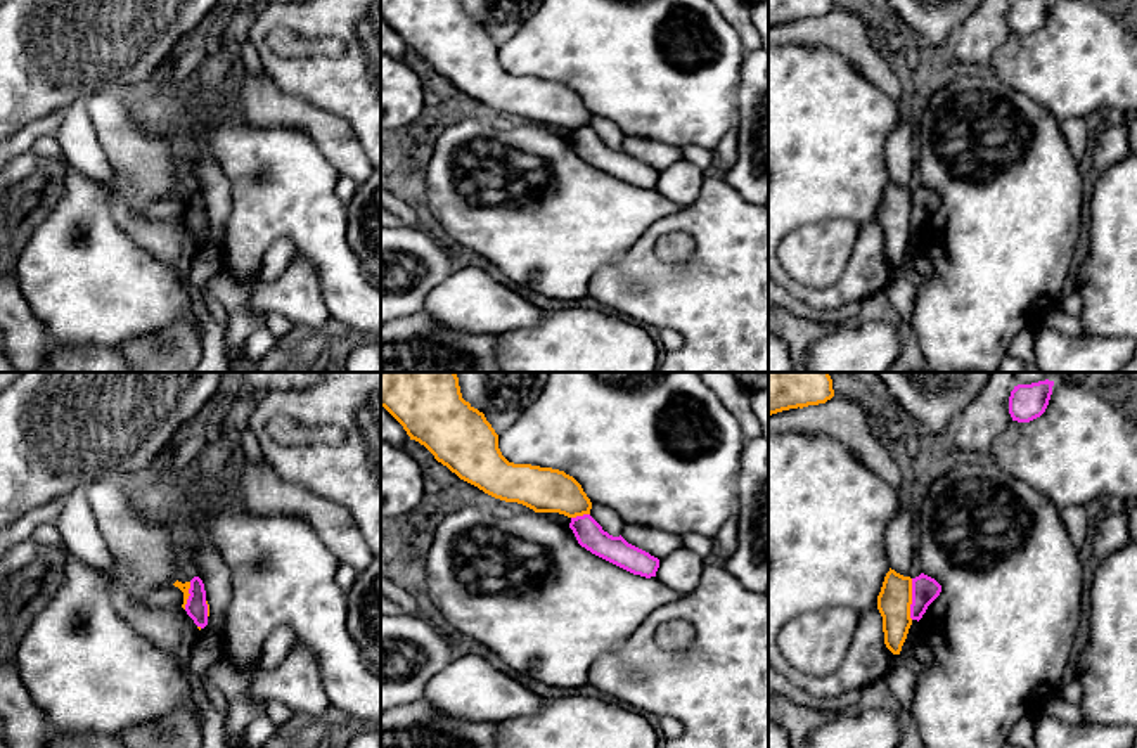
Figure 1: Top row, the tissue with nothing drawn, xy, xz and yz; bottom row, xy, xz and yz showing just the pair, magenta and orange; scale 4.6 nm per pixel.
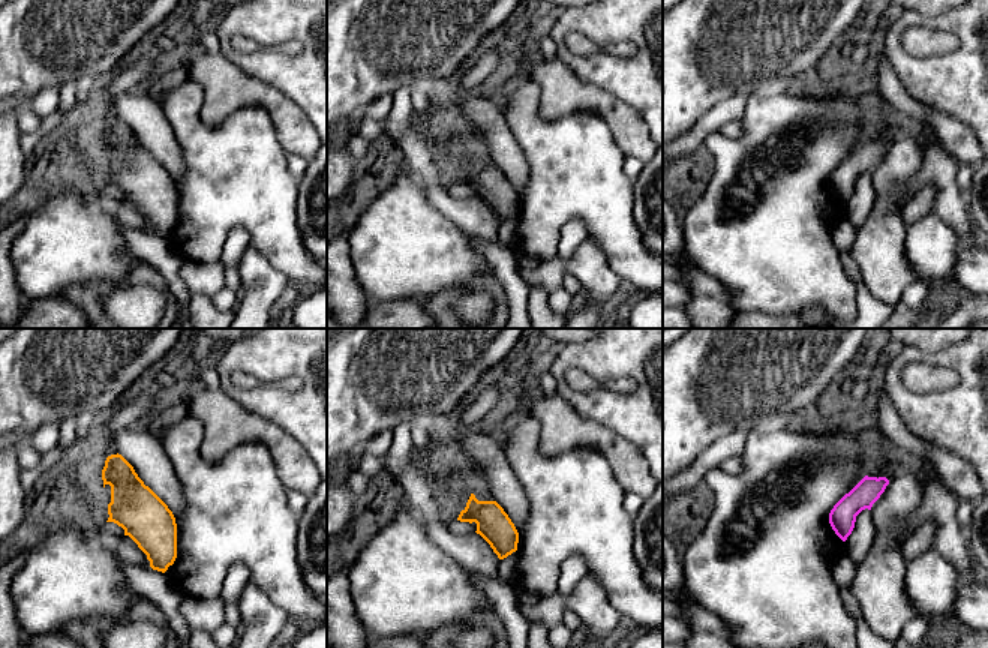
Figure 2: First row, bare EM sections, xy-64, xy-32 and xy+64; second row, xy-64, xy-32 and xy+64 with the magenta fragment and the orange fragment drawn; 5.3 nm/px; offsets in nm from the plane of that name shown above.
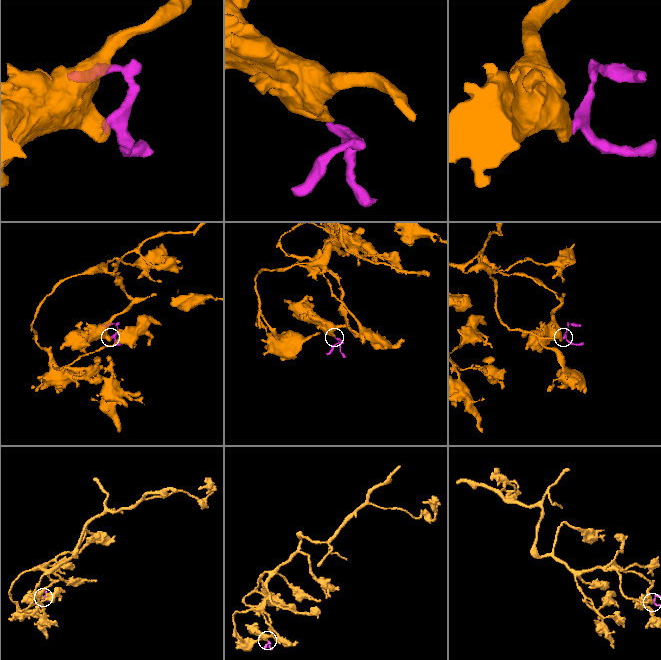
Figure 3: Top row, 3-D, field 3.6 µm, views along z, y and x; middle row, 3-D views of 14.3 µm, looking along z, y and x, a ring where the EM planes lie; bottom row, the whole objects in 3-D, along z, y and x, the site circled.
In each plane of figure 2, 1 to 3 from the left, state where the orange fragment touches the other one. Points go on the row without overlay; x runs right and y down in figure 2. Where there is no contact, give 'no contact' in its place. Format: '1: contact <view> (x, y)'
1: no contact
2: no contact
3: no contact

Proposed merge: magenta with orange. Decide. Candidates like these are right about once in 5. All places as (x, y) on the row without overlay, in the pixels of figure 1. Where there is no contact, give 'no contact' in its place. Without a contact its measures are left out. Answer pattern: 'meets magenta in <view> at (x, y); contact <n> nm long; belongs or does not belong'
meets magenta in yz at (912, 212); contact 190 nm long; does not belong

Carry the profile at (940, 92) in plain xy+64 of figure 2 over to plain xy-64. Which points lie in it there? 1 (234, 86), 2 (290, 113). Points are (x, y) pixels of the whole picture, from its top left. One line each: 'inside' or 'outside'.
1: outside
2: outside

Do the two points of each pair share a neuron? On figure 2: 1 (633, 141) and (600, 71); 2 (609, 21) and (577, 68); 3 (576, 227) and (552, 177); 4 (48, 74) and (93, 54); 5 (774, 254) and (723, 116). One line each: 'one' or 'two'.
1: two
2: one
3: two
4: one
5: two

